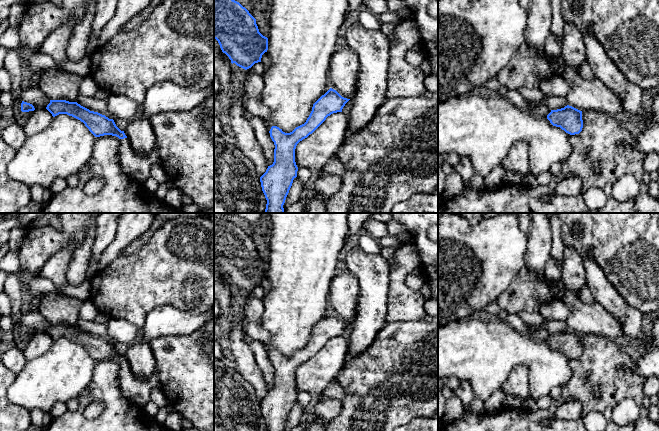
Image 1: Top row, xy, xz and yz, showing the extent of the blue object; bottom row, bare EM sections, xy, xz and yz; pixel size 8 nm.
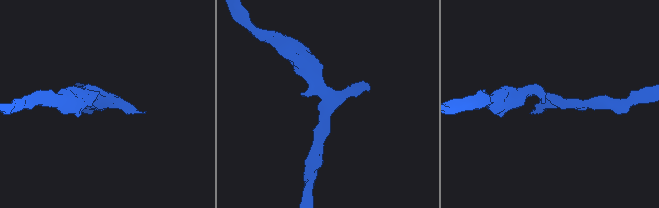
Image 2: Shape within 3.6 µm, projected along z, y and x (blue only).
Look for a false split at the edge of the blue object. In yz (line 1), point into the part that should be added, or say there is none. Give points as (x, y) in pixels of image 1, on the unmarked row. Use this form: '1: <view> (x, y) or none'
1: none

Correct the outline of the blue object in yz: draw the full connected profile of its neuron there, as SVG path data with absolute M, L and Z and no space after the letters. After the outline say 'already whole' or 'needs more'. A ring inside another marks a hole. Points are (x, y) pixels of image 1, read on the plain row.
M569 329L551 334L547 343L553 350L560 351L570 359L579 358L583 352L582 335Z; already whole

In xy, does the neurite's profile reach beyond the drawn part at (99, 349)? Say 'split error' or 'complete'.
split error

